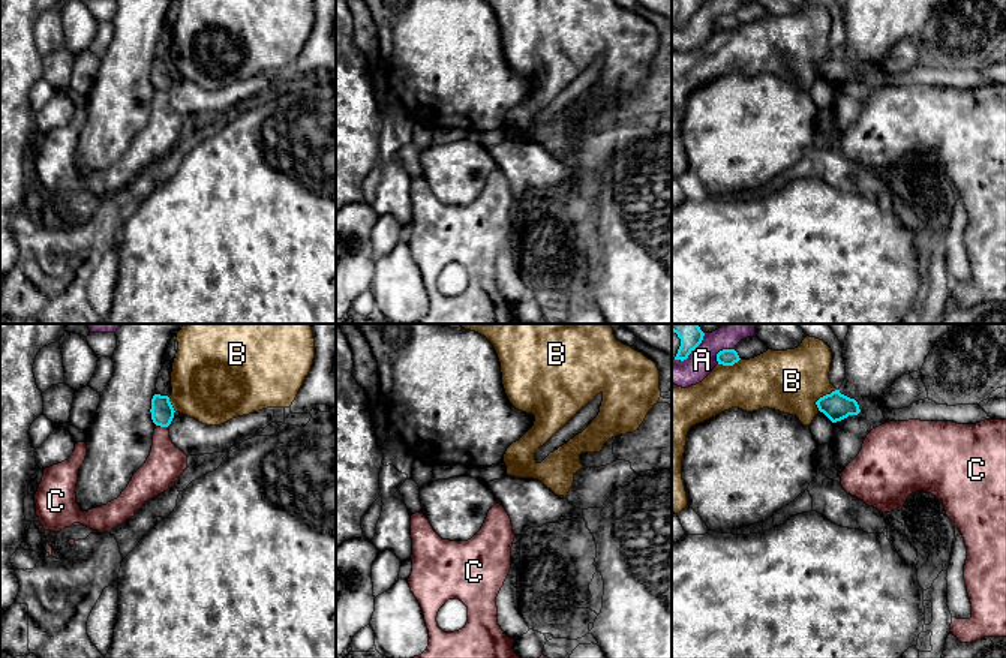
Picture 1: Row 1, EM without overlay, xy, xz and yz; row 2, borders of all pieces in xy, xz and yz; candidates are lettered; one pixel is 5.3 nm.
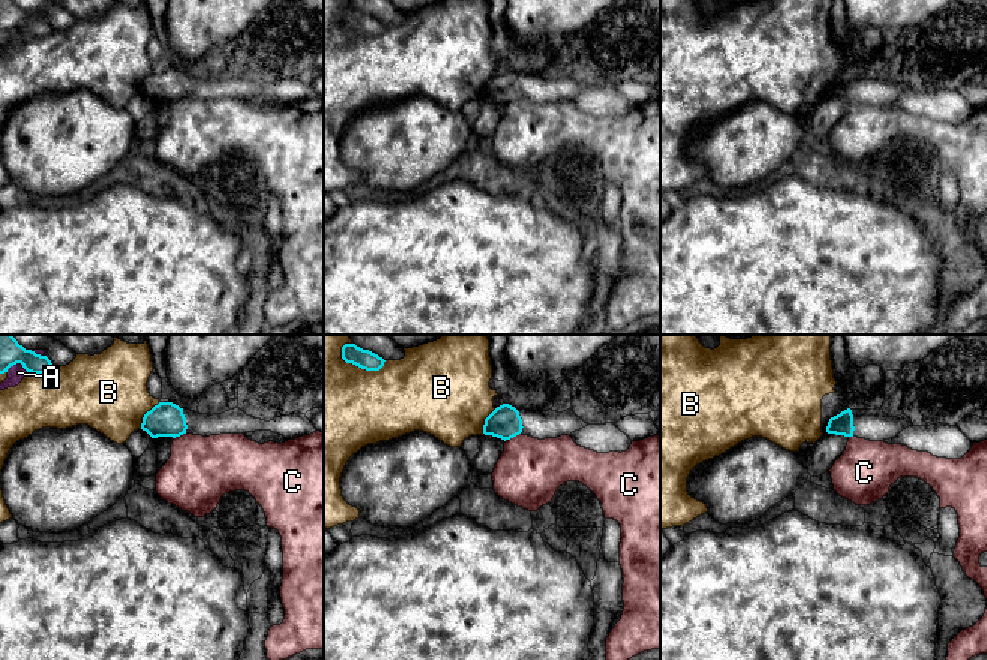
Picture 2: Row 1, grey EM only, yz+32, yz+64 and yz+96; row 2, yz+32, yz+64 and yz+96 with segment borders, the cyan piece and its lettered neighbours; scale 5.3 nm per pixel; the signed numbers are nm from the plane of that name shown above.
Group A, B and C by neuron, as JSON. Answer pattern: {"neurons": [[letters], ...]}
{"neurons": [["A"], ["B"], ["C"]]}

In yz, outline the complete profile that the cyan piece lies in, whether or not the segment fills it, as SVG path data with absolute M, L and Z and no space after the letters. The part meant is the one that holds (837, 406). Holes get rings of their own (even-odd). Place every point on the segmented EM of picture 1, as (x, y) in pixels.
M840 390L820 397L816 405L819 411L823 412L832 423L841 421L849 415L858 415L861 412L858 402L841 394Z

